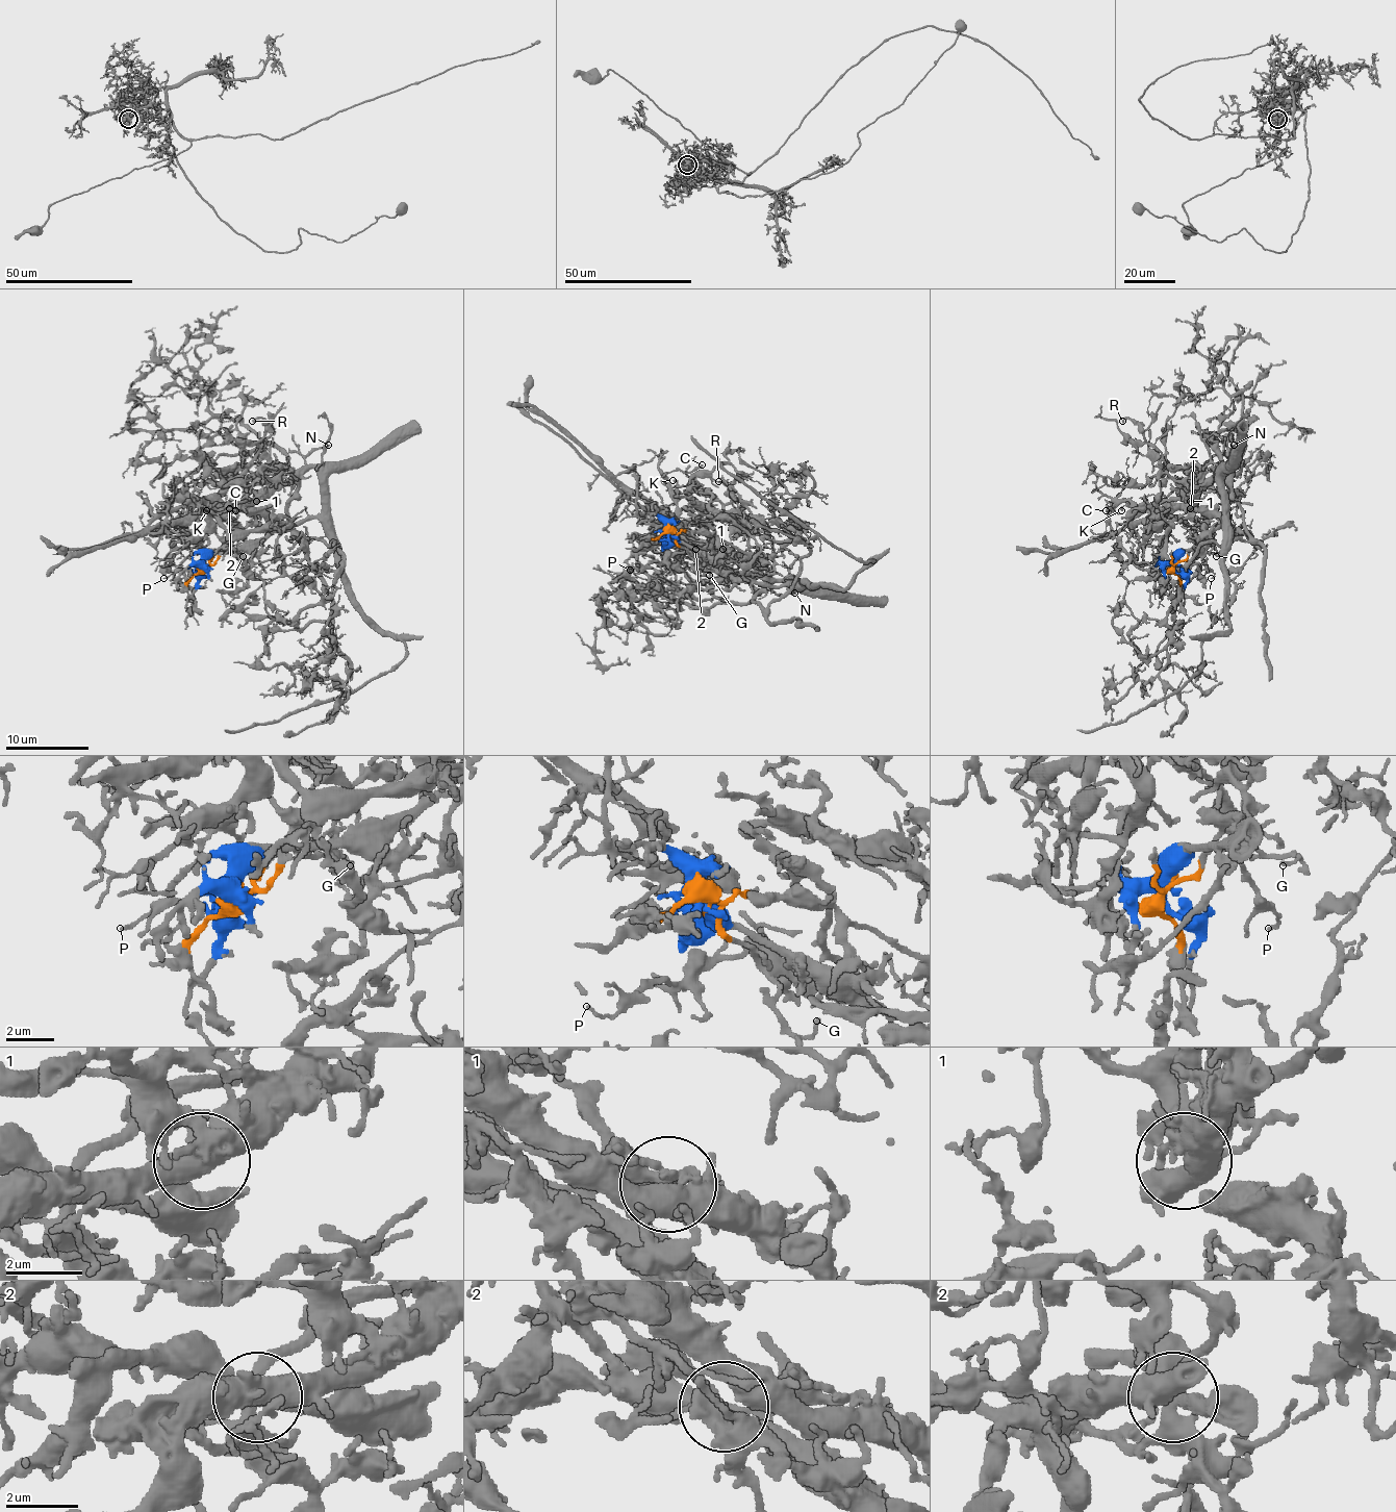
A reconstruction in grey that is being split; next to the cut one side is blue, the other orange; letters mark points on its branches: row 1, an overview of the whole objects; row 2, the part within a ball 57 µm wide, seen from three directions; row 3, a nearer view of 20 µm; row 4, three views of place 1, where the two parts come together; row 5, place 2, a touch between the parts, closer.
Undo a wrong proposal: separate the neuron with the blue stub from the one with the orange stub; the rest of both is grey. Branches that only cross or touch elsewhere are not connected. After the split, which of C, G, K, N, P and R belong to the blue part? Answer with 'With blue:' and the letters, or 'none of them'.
With blue: C, K, N

